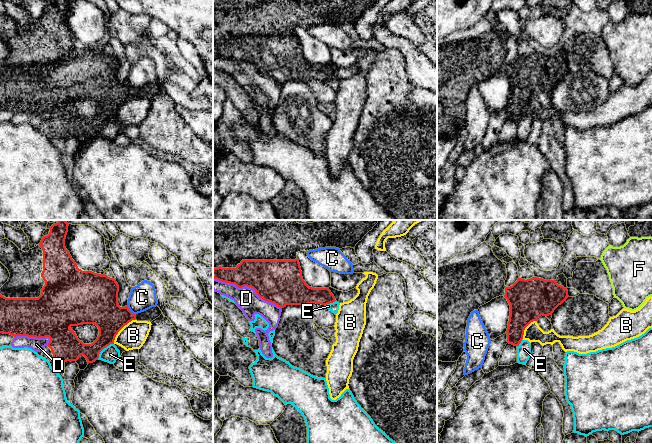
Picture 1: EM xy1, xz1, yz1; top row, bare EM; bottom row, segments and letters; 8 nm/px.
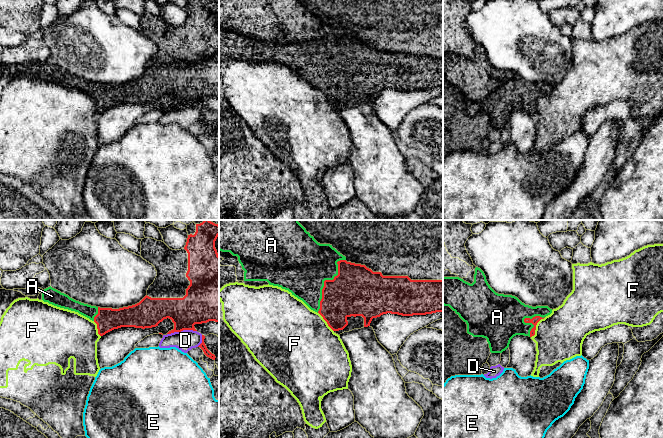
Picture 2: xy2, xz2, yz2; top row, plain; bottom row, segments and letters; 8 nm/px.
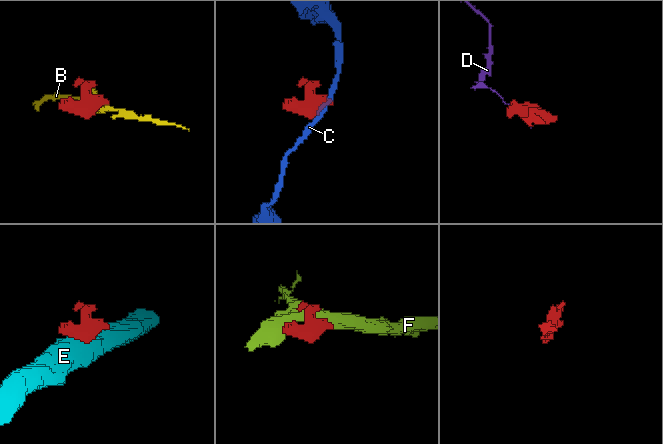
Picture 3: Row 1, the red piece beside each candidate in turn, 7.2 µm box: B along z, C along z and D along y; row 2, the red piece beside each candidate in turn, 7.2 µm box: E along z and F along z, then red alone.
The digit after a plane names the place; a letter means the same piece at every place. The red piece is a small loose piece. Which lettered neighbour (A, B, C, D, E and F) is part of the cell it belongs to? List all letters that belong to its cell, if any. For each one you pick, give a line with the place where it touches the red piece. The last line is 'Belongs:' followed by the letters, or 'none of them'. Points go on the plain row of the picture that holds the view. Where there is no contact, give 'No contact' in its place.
A: Touches red at xz2 (325, 56)
Belongs: A

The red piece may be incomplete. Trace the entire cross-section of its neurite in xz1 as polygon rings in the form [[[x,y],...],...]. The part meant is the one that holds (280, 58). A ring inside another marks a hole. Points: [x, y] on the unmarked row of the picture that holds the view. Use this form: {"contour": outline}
{"contour": [[[298,35],[295,36],[242,36],[236,44],[213,45],[213,54],[222,58],[253,64],[265,77],[274,79],[281,85],[286,81],[307,81],[311,79],[327,81],[335,78],[335,73],[328,64],[312,64],[303,56]]]}

